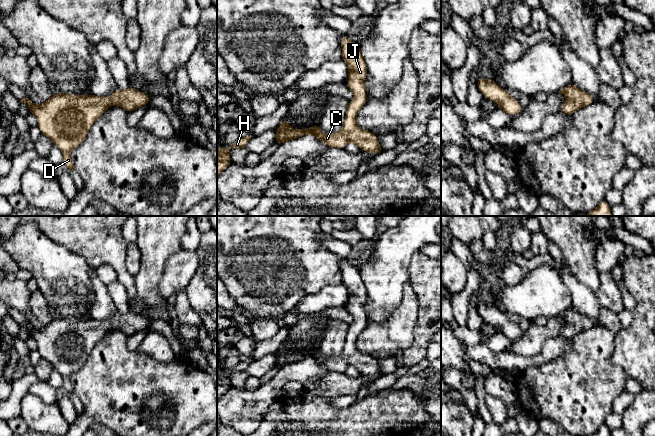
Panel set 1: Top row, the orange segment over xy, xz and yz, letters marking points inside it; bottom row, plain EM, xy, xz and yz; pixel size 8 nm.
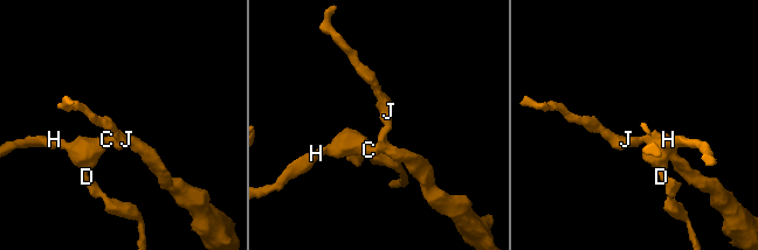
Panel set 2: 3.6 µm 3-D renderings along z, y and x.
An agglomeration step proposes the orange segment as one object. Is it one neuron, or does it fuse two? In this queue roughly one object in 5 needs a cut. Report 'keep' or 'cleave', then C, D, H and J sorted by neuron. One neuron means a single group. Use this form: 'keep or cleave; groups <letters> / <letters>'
keep; groups C D H J

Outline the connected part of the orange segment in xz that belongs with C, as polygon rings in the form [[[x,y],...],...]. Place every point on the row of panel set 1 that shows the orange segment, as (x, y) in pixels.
[[[347,35],[341,36],[342,59],[348,67],[347,87],[354,94],[346,110],[343,127],[340,132],[323,134],[316,123],[306,129],[292,129],[287,118],[283,119],[280,127],[275,130],[275,143],[284,144],[290,140],[311,134],[329,148],[344,149],[348,141],[354,142],[362,151],[380,154],[384,152],[377,139],[377,135],[361,129],[356,122],[356,116],[367,102],[364,81],[367,75],[367,65],[356,42],[351,41]]]

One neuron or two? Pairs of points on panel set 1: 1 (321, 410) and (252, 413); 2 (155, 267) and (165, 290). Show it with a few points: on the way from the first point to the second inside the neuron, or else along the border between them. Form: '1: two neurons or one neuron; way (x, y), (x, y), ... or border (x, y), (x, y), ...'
1: two neurons; border (275, 400), (269, 406), (259, 425)
2: two neurons; border (168, 258), (159, 284), (159, 292), (166, 299)

